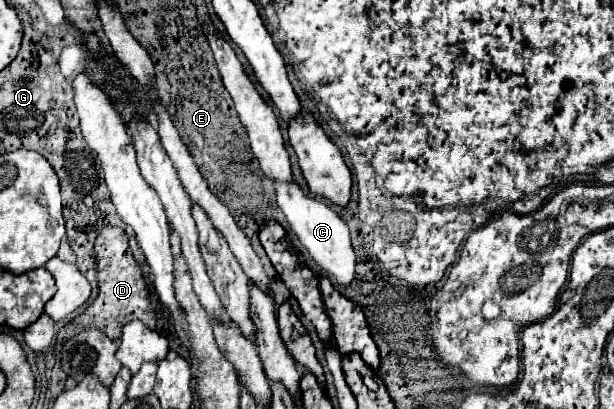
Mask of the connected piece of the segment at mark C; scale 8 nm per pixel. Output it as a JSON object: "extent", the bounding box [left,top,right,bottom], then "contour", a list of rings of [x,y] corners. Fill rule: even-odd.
{"extent":[275,181,355,287],"contour":[[[295,181],[275,183],[275,191],[277,191],[279,209],[285,213],[299,245],[309,253],[311,261],[315,263],[317,273],[329,273],[337,285],[349,287],[351,281],[355,279],[355,253],[351,247],[349,229],[343,223],[343,219],[329,205],[313,197],[307,197]]]}

